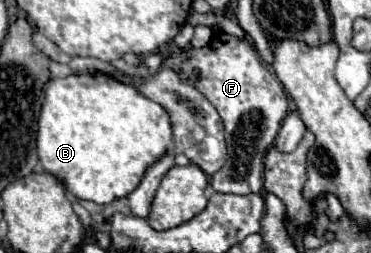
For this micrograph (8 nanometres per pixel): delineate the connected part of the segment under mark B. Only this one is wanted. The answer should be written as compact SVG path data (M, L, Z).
M101 73L49 79L45 85L45 101L37 125L37 155L43 169L55 175L67 193L93 203L111 203L115 199L127 197L137 187L137 183L141 183L145 167L149 167L153 159L165 155L173 139L169 115L165 115L161 105L145 99L133 85L121 83Z

